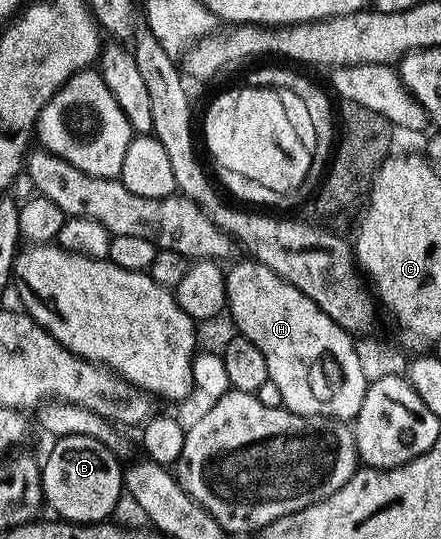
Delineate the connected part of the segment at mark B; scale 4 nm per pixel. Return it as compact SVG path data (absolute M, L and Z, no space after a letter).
M63 437L41 463L41 493L54 516L71 523L103 523L123 499L123 463L95 437Z

